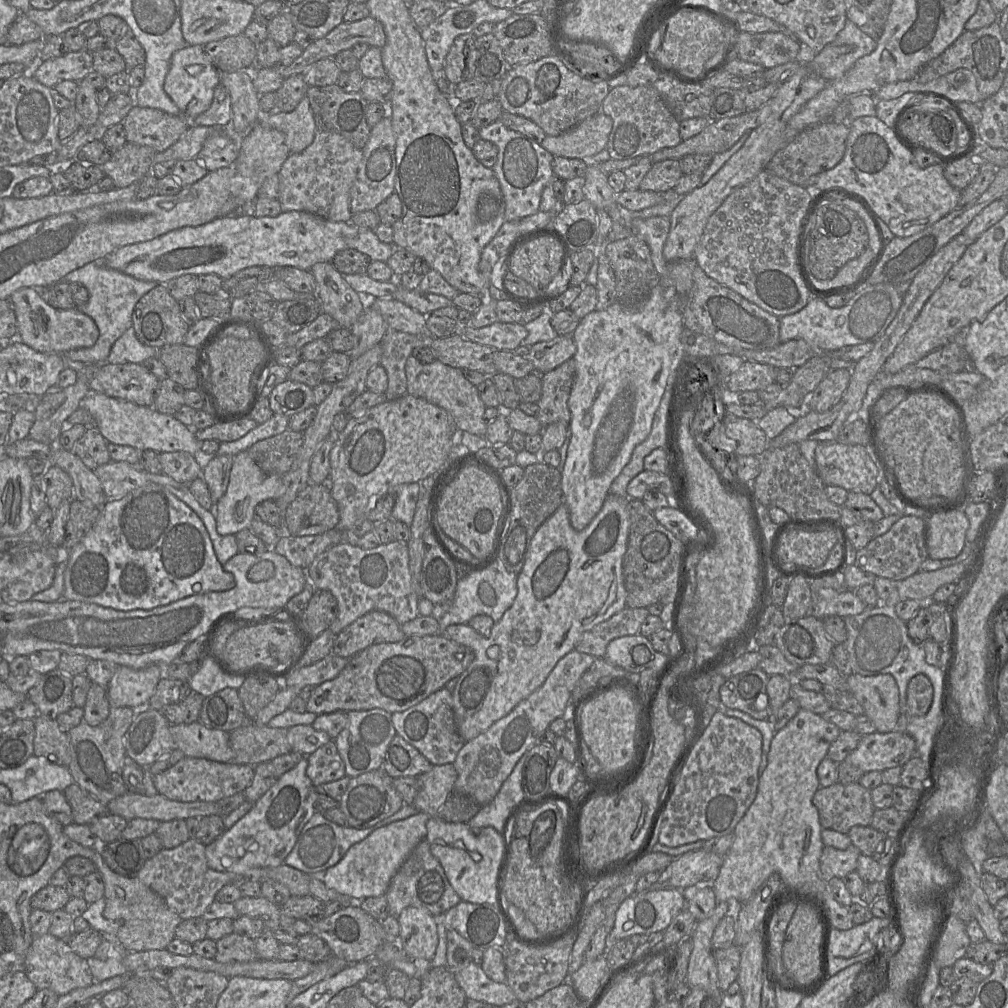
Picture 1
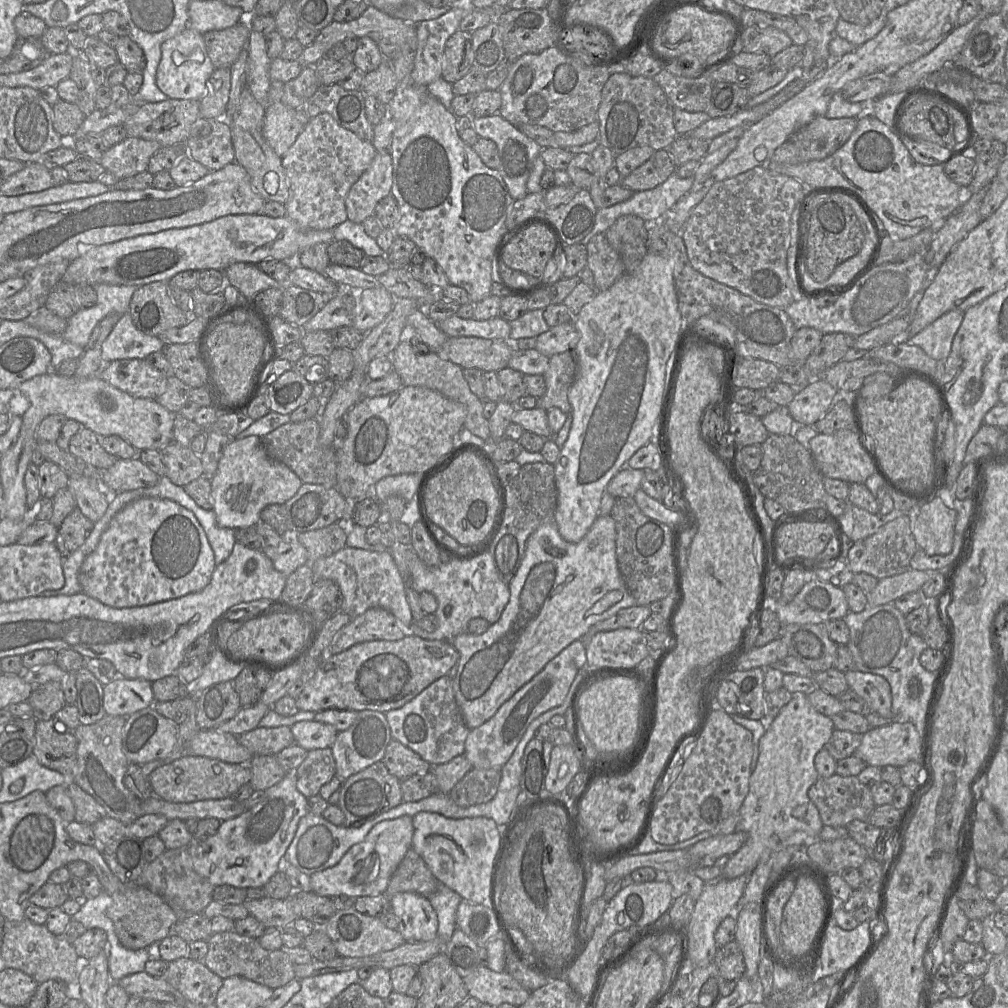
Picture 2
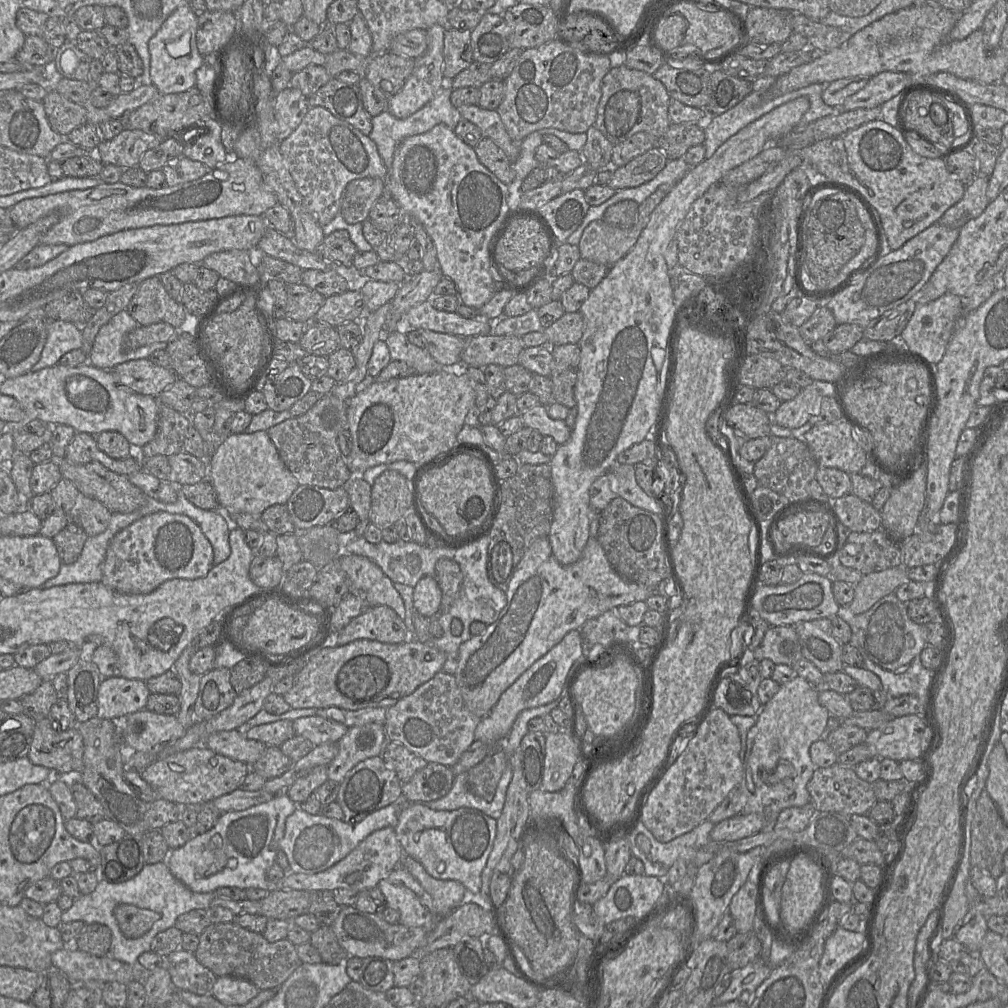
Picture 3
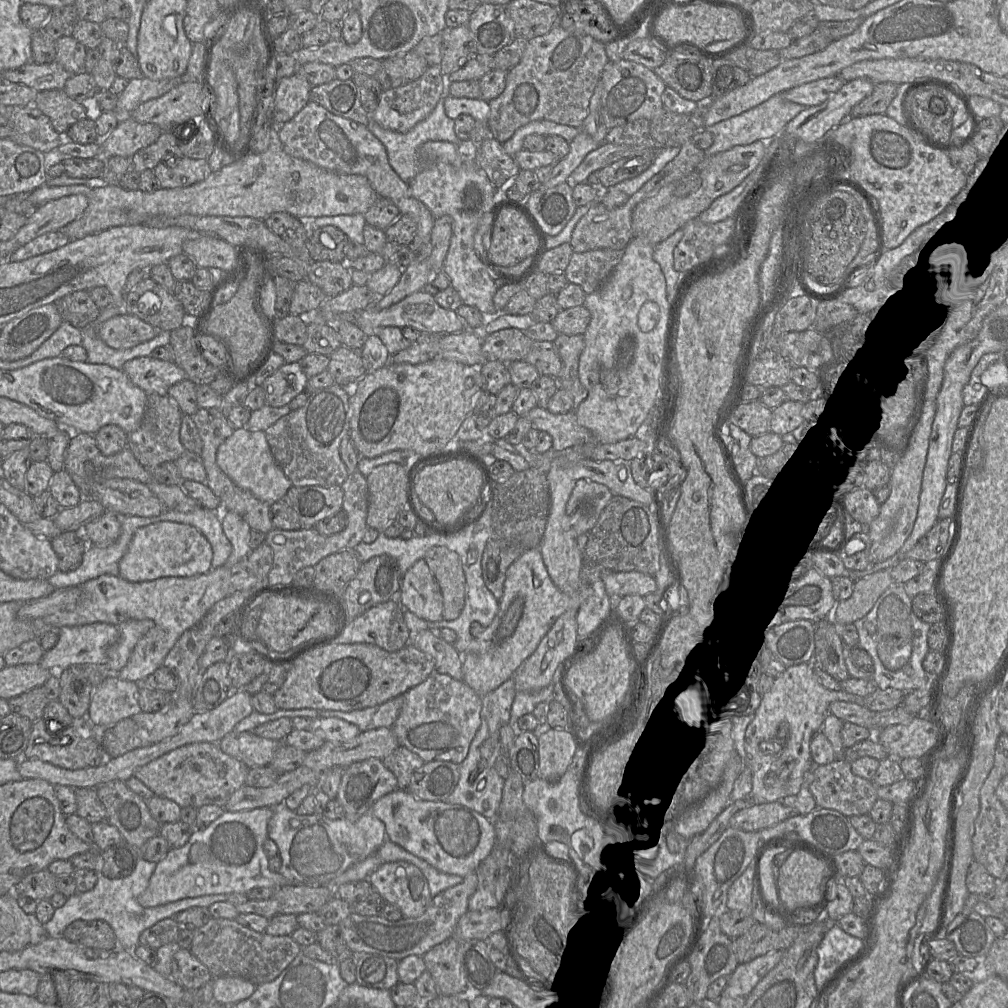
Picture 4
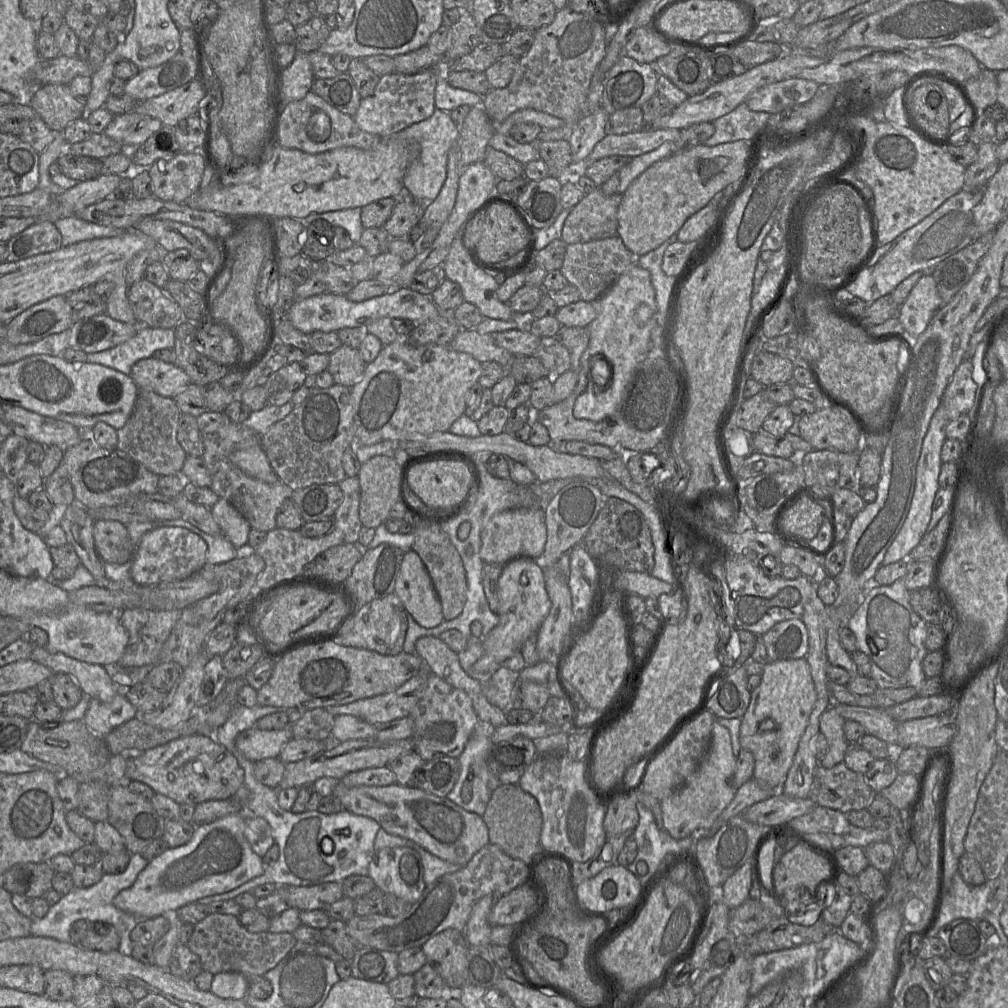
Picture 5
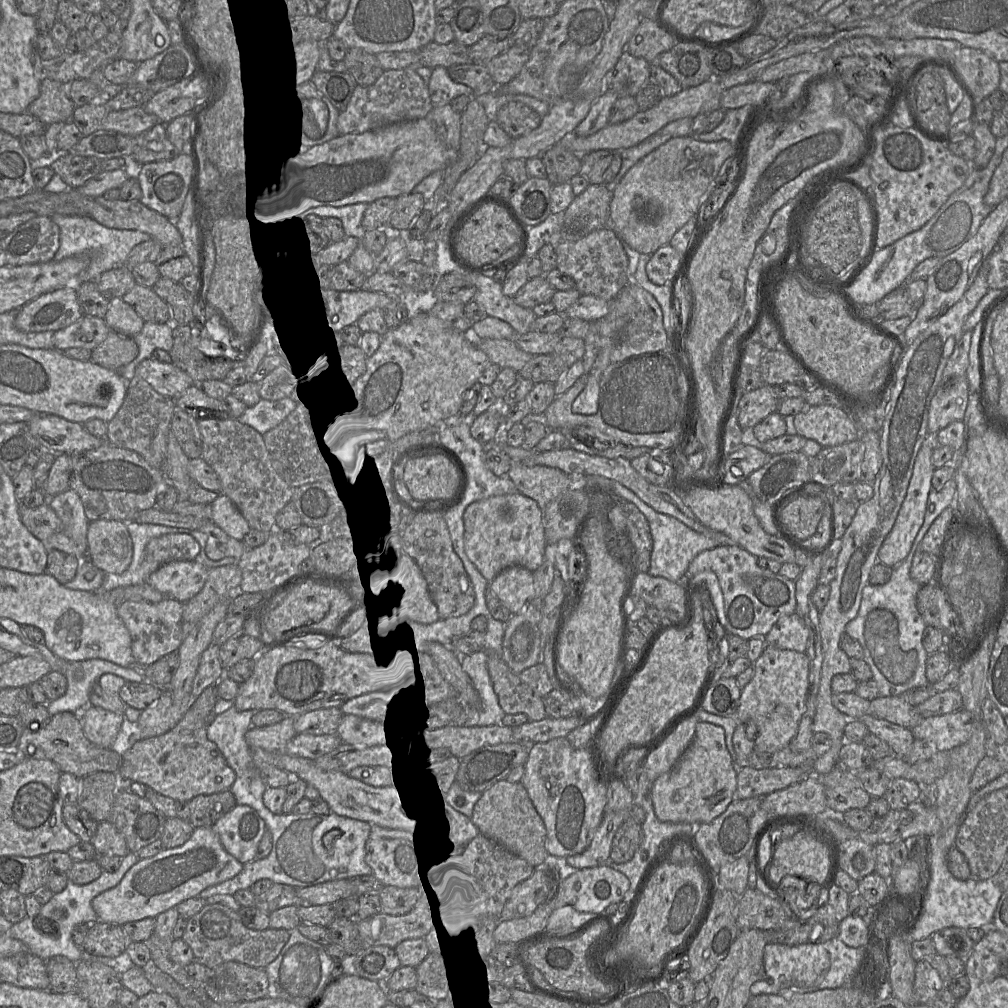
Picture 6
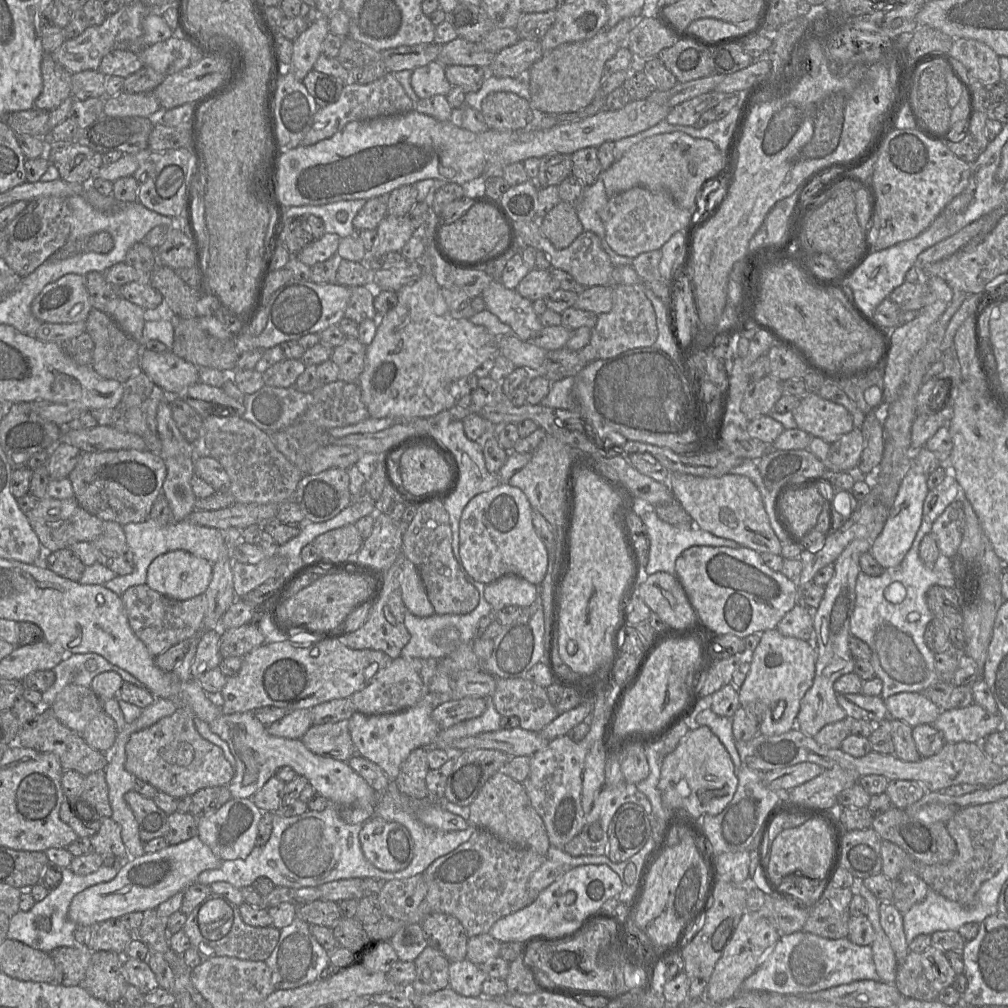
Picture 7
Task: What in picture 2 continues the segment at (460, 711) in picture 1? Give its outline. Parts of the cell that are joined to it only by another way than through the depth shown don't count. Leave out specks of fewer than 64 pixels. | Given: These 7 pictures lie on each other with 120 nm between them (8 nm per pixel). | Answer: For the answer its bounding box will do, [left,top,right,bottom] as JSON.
[453,515,636,730]

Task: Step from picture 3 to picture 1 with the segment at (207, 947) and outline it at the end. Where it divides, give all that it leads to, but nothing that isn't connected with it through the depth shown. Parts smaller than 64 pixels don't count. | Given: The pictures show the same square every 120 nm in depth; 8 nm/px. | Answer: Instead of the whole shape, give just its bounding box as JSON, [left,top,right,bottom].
[214,932,259,963]

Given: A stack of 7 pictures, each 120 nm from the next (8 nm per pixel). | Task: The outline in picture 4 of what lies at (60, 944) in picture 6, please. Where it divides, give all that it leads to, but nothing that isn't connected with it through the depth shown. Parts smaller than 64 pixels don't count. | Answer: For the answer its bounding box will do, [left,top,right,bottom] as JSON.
[44,858,228,952]

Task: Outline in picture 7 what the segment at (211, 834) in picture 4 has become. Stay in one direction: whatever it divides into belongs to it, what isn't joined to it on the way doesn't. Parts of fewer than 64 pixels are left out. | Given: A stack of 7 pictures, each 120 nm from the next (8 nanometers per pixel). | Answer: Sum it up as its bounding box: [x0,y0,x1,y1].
[68,836,222,926]

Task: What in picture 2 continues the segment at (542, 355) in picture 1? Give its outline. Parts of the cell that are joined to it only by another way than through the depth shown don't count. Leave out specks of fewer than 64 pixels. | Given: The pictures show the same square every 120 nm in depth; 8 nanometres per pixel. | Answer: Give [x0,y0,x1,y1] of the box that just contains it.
[535,322,580,357]

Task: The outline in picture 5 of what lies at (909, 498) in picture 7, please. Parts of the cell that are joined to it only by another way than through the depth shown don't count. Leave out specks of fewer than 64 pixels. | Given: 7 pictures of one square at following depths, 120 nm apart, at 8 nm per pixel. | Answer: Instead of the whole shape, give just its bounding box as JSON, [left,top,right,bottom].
[881,397,948,566]

